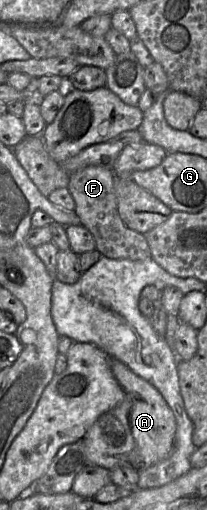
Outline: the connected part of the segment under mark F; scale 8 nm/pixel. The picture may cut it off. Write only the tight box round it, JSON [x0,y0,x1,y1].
[68,165,151,261]

